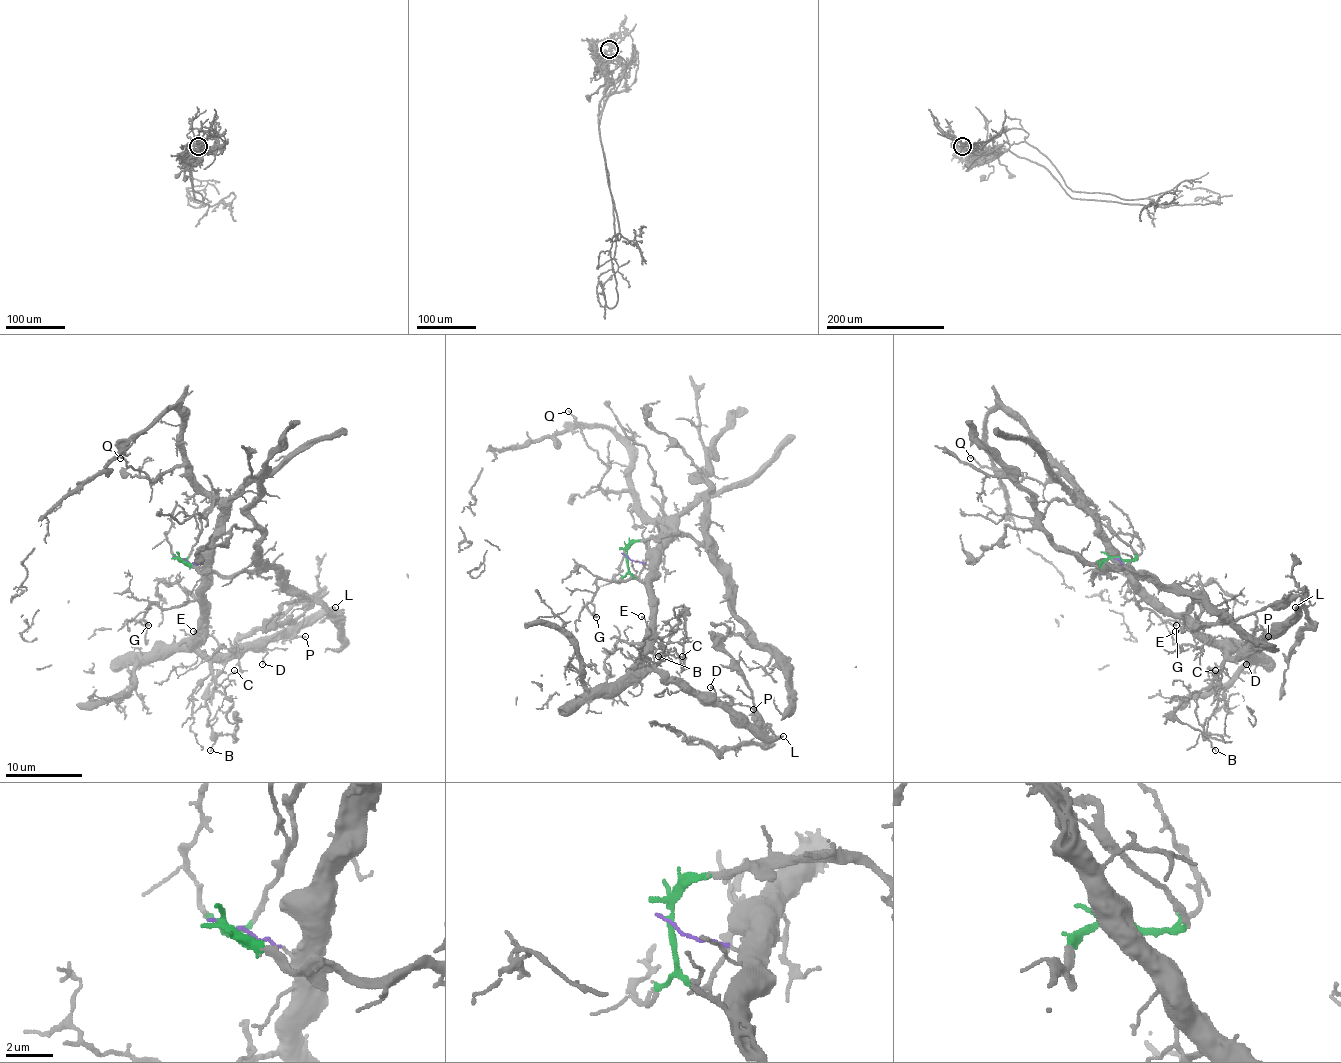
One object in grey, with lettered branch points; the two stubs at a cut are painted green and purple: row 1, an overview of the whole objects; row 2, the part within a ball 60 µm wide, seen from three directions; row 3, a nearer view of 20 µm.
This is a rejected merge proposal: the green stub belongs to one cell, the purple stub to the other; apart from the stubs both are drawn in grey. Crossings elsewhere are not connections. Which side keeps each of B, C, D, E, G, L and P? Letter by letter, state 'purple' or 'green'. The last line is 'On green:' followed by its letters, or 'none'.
B: purple
C: purple
D: purple
E: purple
G: purple
L: purple
P: purple
On green: none

